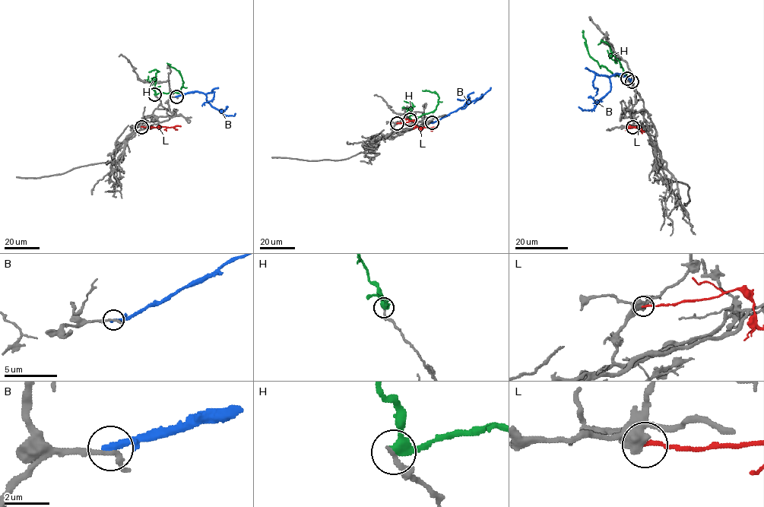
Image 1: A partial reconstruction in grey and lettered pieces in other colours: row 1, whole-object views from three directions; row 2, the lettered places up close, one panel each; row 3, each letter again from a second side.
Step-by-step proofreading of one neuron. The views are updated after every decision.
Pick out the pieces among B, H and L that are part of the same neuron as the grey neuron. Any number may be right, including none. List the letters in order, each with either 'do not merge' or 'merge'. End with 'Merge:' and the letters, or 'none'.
B: do not merge
H: do not merge
L: do not merge
Merge: none

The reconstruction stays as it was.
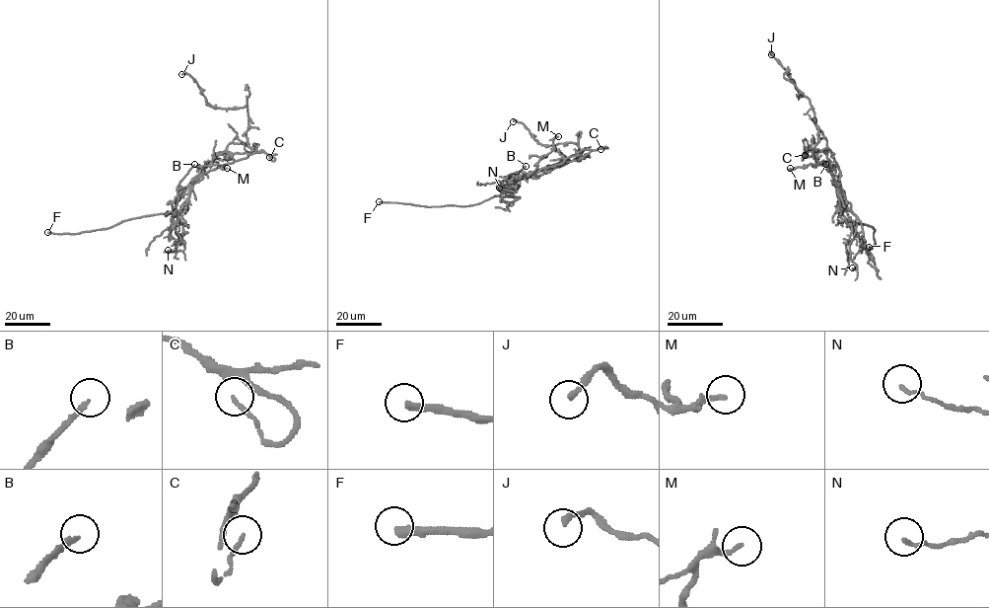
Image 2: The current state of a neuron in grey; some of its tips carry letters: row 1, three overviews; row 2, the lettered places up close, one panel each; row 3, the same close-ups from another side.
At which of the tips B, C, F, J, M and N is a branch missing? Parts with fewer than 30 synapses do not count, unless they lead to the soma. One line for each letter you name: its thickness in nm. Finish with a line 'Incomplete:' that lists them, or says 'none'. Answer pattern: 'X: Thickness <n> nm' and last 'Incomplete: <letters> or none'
B: Thickness 190 nm
F: Thickness 280 nm
Incomplete: B, F

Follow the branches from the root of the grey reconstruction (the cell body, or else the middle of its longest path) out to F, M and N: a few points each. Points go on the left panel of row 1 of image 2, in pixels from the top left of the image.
F: (210, 171), (186, 189), (171, 213), (130, 218), (107, 228), (74, 234), (47, 232)
M: (210, 171), (203, 173), (203, 168), (210, 164), (227, 168)
N: (210, 171), (192, 185), (190, 195), (180, 207), (173, 227), (184, 249), (168, 250)

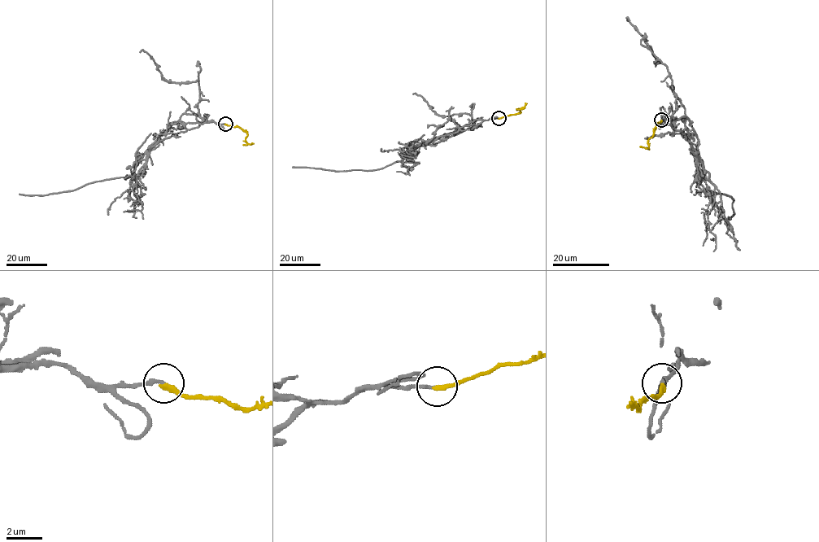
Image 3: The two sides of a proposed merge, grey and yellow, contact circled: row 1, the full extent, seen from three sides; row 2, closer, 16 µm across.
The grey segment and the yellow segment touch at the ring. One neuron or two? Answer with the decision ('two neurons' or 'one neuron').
one neuron

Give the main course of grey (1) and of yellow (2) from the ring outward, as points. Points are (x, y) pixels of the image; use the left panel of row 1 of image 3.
1: (225, 124), (202, 121), (198, 127), (165, 137), (144, 155), (128, 177), (92, 182), (43, 195), (19, 194)
2: (225, 124), (239, 127), (246, 133), (246, 143), (252, 143)

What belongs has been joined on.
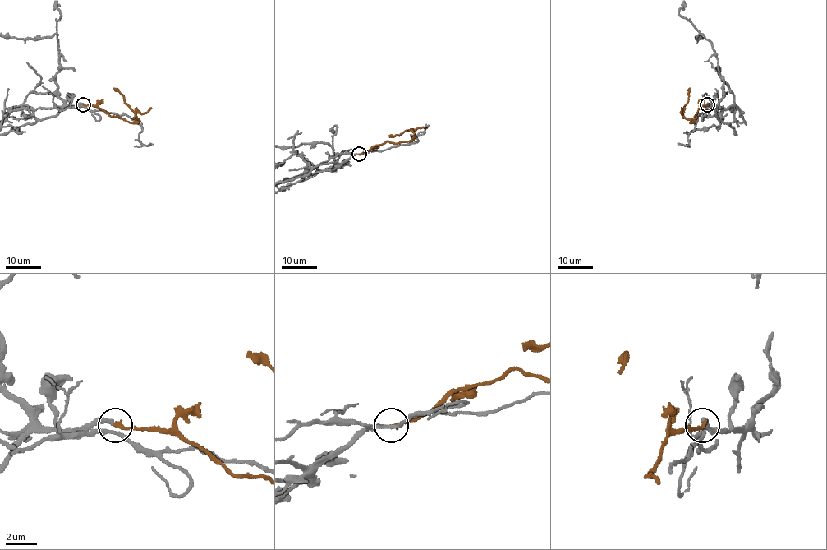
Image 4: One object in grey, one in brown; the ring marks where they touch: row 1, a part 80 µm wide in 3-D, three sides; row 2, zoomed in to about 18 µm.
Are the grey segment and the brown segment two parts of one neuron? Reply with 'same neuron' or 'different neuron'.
same neuron

